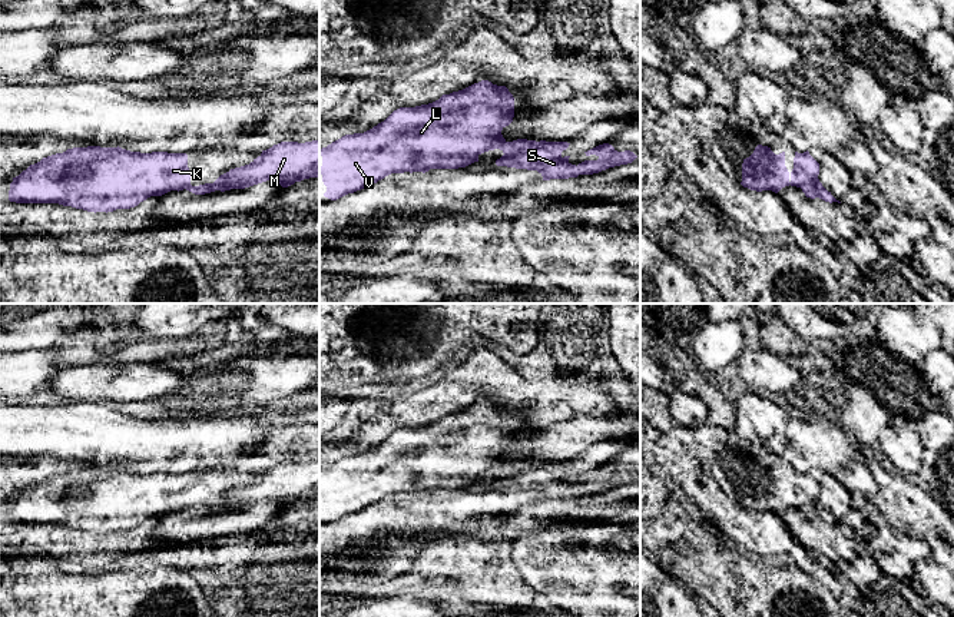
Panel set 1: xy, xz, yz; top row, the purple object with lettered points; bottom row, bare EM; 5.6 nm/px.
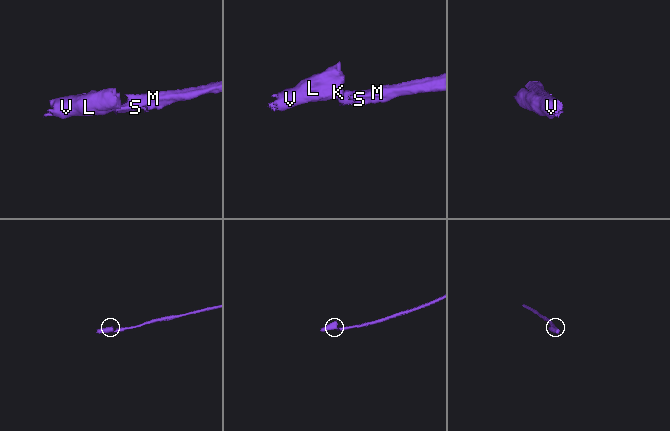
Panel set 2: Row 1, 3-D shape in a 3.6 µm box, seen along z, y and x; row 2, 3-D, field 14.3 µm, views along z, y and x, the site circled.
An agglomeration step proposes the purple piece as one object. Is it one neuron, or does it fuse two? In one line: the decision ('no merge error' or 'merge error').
merge error

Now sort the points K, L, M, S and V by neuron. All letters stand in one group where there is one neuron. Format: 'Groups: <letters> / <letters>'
Groups: K L V / M S

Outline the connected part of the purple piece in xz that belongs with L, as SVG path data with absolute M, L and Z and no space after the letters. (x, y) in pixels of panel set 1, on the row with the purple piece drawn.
M481 80L463 90L415 107L400 107L384 122L364 133L345 135L319 149L319 173L327 186L325 198L337 200L377 183L391 173L458 169L478 162L484 152L503 147L500 133L514 117L514 97L506 86Z

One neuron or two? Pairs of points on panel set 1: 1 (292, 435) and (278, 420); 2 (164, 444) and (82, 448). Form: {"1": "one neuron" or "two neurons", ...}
{"1": "two neurons", "2": "one neuron"}

